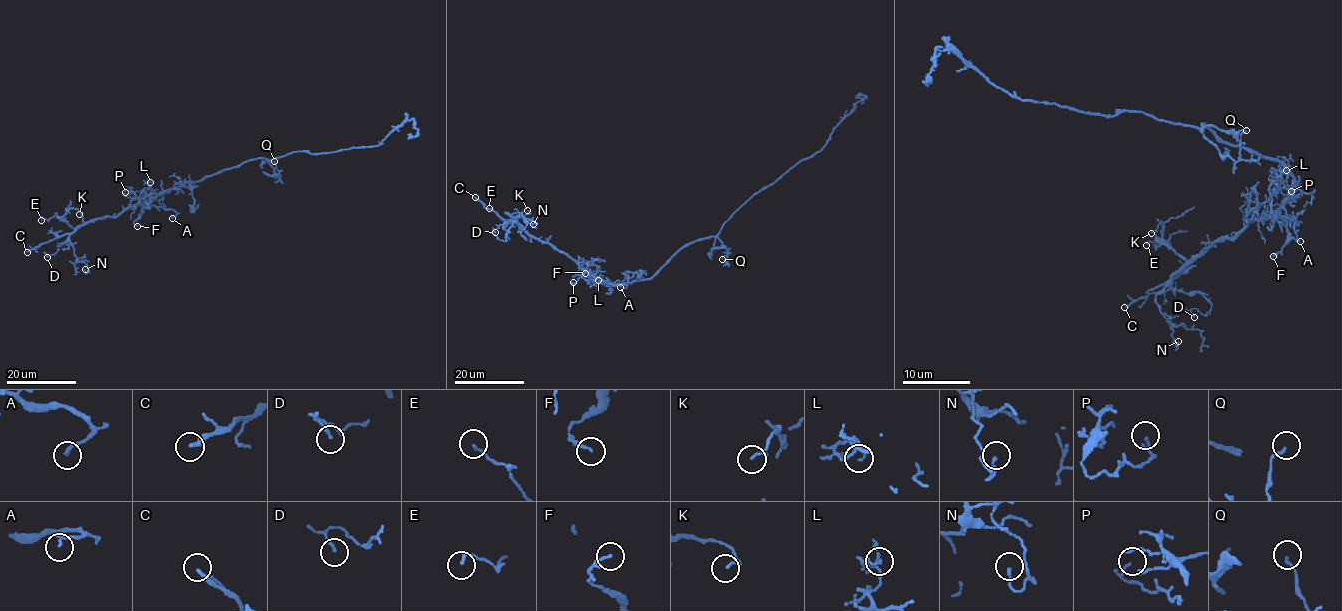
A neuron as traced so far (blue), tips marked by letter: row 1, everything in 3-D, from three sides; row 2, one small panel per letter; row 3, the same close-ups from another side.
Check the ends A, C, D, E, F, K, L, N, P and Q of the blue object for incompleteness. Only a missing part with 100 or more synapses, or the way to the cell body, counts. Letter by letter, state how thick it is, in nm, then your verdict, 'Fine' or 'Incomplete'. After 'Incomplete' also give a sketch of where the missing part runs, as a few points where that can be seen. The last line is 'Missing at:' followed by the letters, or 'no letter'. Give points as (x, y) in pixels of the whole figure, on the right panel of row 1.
A: Thickness 160 nm. Fine
C: Thickness 200 nm. Incomplete. Course of what is missing: (1124, 307), (1104, 309), (1072, 337), (1075, 364), (1089, 358), (1084, 347), (1081, 351), (1109, 366), (1113, 374)
D: Thickness 140 nm. Fine
E: Thickness 100 nm. Fine
F: Thickness 100 nm. Fine
K: Thickness 110 nm. Fine
L: Thickness 110 nm. Fine
N: Thickness 120 nm. Fine
P: Thickness 90 nm. Fine
Q: Thickness 130 nm. Fine
Missing at: C

